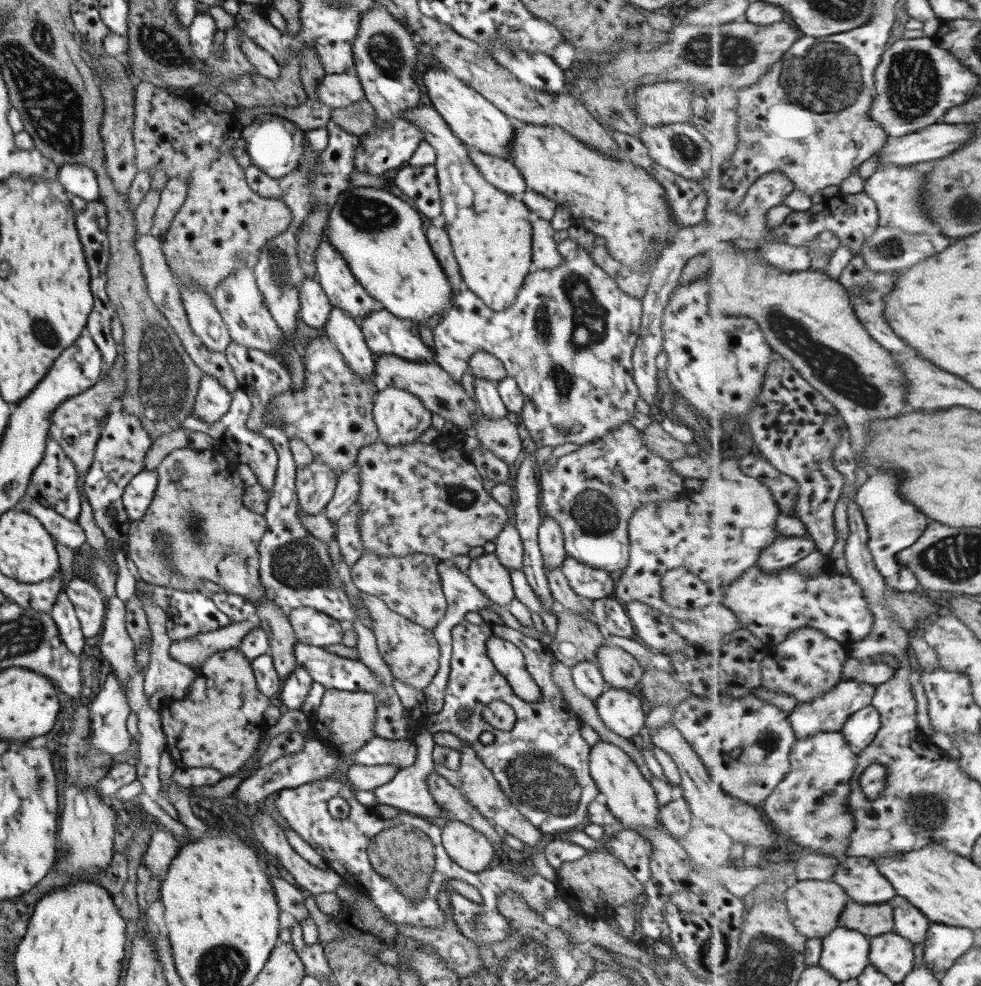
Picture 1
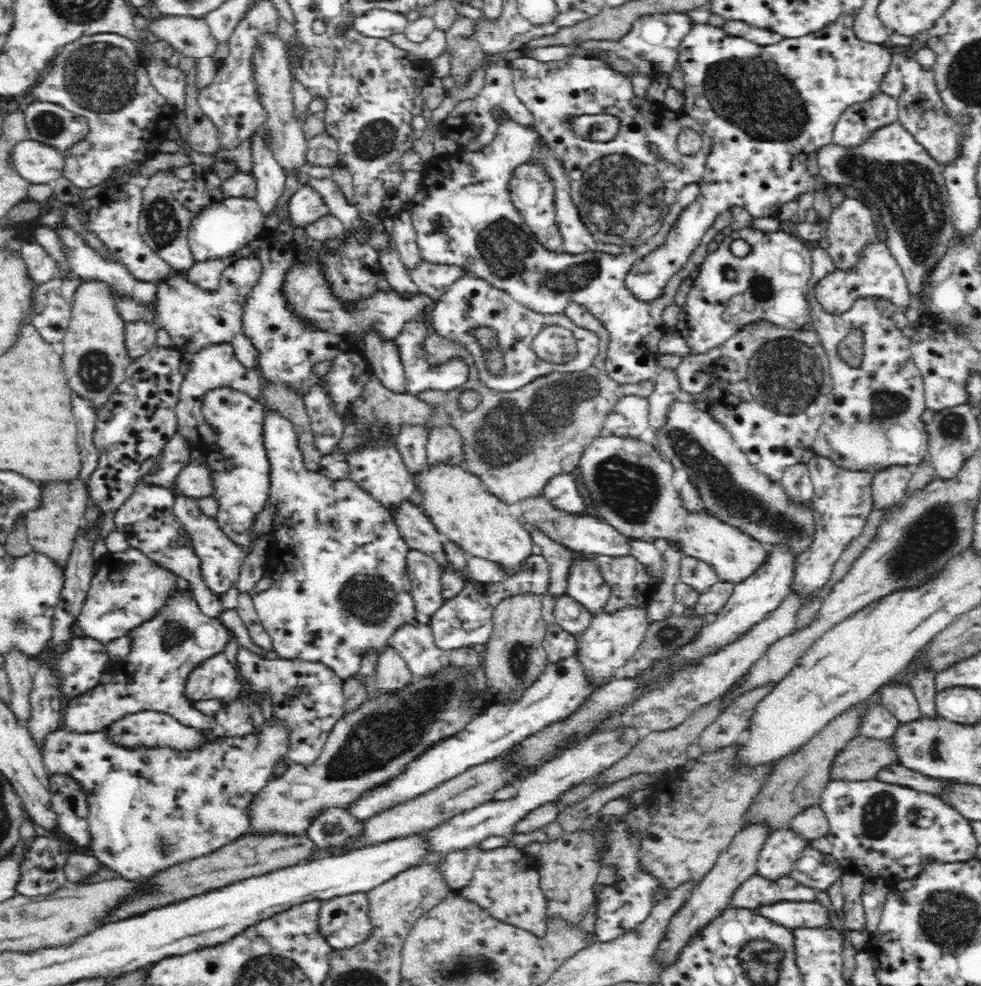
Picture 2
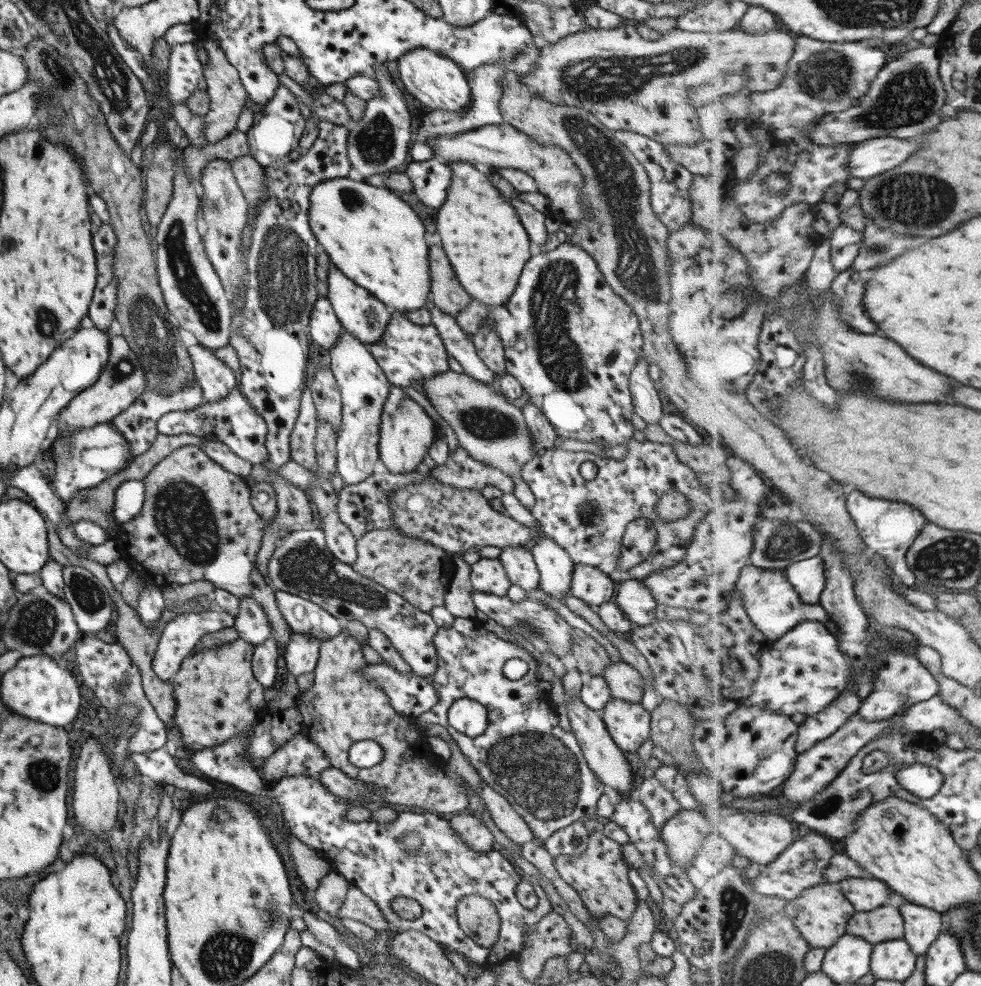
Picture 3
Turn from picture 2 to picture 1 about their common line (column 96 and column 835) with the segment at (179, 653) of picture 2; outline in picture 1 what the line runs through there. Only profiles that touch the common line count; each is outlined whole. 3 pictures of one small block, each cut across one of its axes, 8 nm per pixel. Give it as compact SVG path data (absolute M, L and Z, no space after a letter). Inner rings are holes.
M843 680L837 686L833 686L829 692L826 692L826 695L815 698L815 702L798 704L795 707L795 712L790 714L791 725L793 725L797 739L811 738L811 736L823 734L823 732L842 732L843 725L855 712L872 705L876 689L877 687L871 683Z

